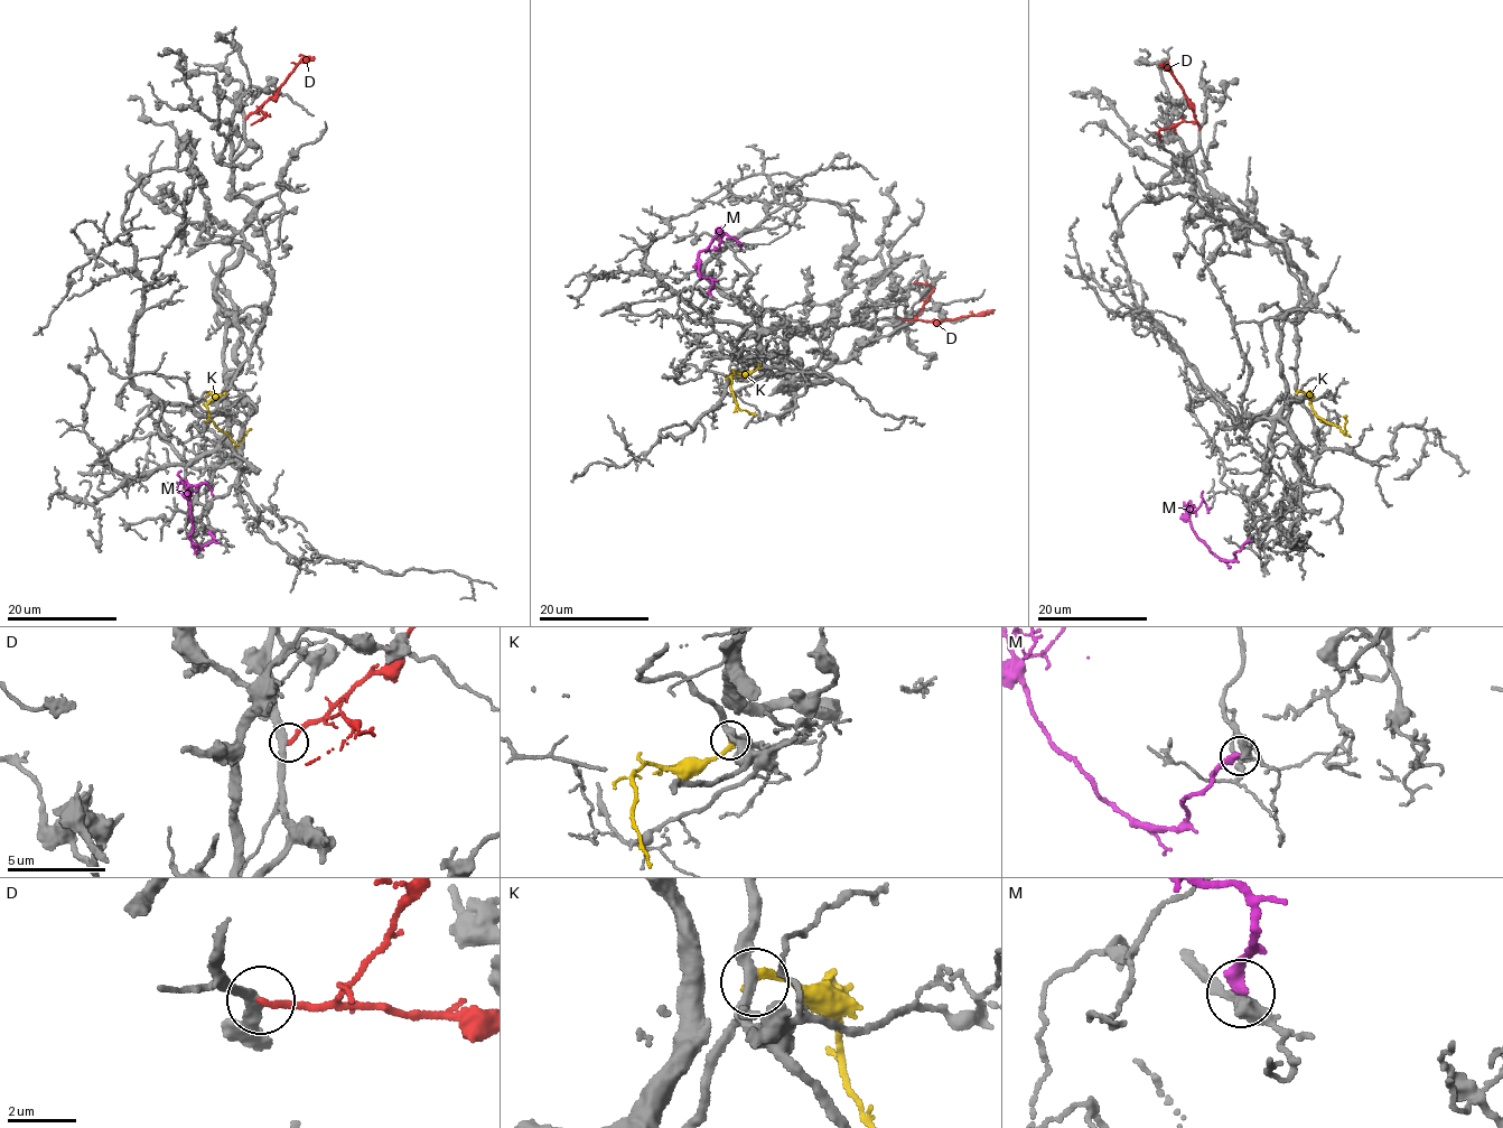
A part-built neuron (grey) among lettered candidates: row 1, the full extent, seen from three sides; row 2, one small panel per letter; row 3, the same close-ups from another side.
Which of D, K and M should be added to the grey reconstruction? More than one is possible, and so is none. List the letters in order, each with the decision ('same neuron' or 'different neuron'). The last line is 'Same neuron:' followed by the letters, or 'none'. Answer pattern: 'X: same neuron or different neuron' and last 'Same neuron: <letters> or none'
D: different neuron
K: different neuron
M: different neuron
Same neuron: none

